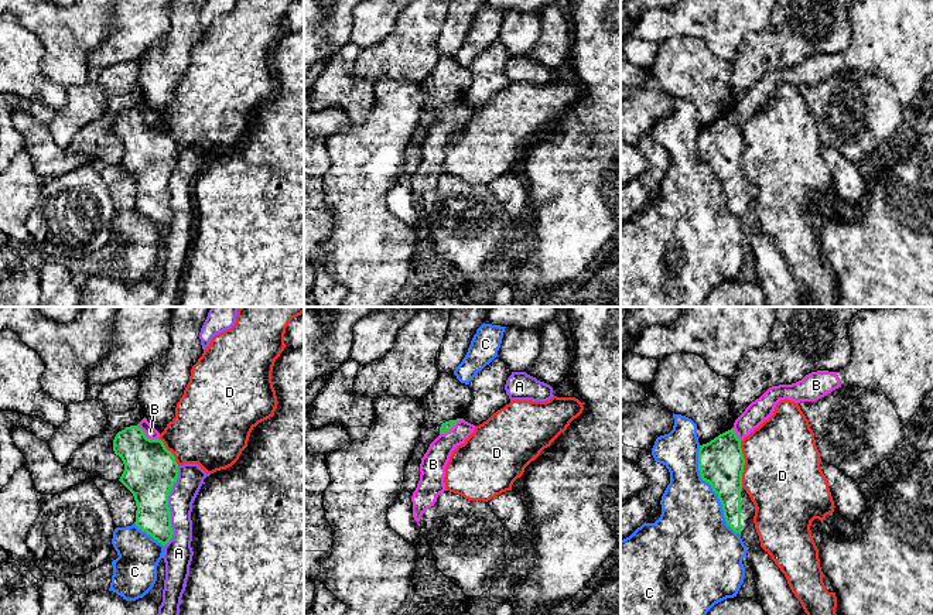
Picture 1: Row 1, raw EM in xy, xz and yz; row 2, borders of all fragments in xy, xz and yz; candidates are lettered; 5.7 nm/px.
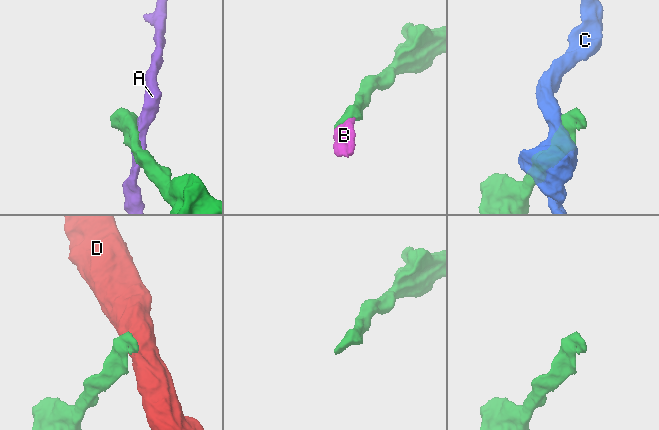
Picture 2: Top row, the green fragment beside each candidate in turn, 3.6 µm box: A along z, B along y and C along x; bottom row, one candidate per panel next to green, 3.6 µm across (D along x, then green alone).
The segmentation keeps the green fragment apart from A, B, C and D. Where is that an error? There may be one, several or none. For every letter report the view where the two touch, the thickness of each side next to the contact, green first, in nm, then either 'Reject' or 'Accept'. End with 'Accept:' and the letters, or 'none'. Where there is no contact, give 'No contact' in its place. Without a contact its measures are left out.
A: Touches green in xy. Thickness 300 nm (green) against 150 nm. Reject
B: Touches green in xy. Thickness 300 nm (green) against 70 nm. Accept
C: Touches green in yz. Thickness 260 nm (green) against 380 nm. Reject
D: Touches green in yz. Thickness 260 nm (green) against 440 nm. Reject
Accept: B

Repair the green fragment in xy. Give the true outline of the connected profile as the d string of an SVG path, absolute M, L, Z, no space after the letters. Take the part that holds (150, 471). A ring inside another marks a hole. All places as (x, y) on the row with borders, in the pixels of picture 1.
M144 417L137 426L126 427L116 434L113 451L124 464L119 481L133 493L136 500L136 526L165 546L174 534L168 495L178 478L178 464L158 437L160 433Z

